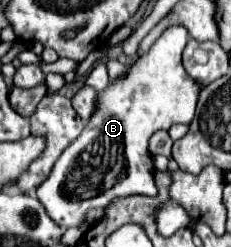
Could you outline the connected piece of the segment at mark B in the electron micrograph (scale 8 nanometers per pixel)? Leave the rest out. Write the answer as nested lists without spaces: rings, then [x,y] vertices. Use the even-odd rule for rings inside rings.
[[[183,26],[167,28],[145,54],[131,62],[121,78],[109,82],[109,86],[97,94],[95,112],[85,124],[81,136],[77,136],[77,140],[73,140],[73,144],[69,144],[69,148],[61,152],[49,178],[37,188],[37,198],[55,224],[59,224],[61,228],[81,226],[89,208],[105,208],[117,196],[157,194],[153,182],[155,166],[153,158],[149,158],[149,138],[159,130],[169,130],[173,124],[191,124],[201,92],[197,80],[193,80],[181,64],[181,55],[188,41],[189,35]]]

